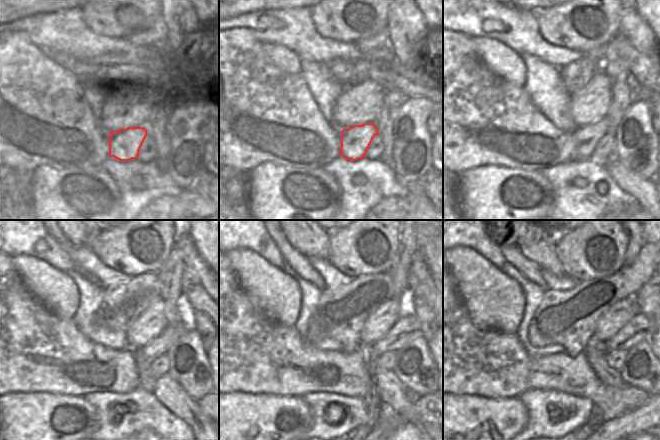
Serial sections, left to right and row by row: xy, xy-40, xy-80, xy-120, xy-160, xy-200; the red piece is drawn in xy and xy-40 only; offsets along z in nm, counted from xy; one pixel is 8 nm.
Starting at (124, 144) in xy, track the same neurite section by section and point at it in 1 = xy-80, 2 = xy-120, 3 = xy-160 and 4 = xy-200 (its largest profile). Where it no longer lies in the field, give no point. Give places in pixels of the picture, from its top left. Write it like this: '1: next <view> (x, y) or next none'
1: next xy-80 (586, 137)
2: next xy-120 (144, 357)
3: next xy-160 (408, 327)
4: next xy-200 (637, 330)

